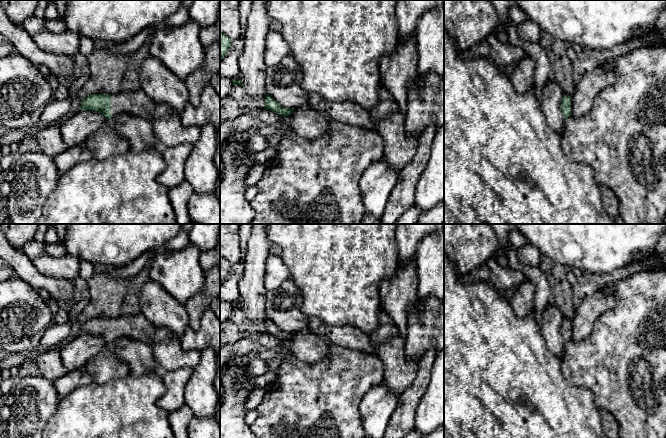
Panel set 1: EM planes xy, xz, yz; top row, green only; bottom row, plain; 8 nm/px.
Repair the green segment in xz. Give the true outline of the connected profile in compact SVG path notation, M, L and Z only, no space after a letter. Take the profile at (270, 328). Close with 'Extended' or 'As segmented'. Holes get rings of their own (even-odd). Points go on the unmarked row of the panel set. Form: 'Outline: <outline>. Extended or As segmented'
Outline: M269 318L265 320L265 332L266 334L271 334L284 341L288 341L294 335L294 332L282 331Z. As segmented

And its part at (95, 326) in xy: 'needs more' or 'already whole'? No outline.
needs more

